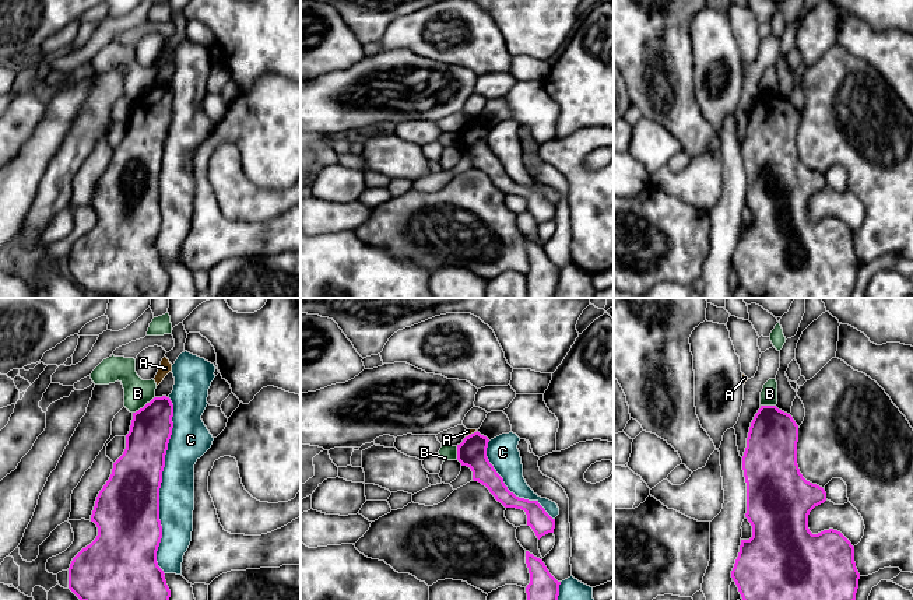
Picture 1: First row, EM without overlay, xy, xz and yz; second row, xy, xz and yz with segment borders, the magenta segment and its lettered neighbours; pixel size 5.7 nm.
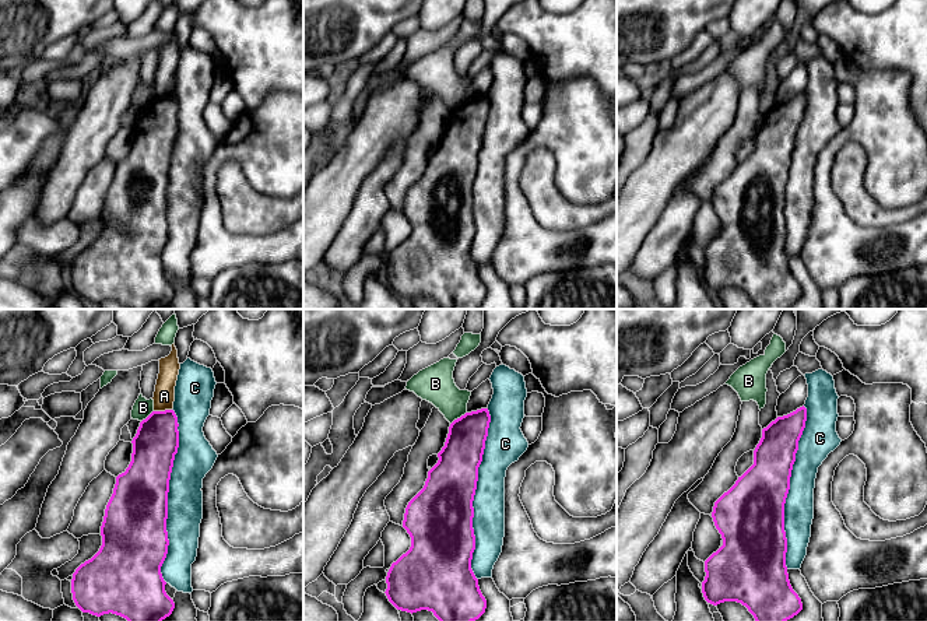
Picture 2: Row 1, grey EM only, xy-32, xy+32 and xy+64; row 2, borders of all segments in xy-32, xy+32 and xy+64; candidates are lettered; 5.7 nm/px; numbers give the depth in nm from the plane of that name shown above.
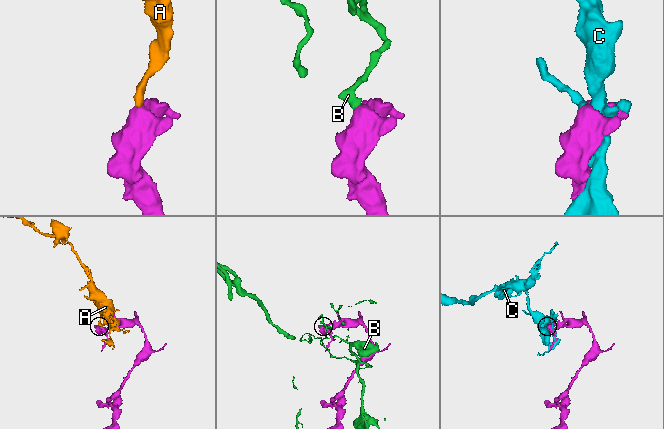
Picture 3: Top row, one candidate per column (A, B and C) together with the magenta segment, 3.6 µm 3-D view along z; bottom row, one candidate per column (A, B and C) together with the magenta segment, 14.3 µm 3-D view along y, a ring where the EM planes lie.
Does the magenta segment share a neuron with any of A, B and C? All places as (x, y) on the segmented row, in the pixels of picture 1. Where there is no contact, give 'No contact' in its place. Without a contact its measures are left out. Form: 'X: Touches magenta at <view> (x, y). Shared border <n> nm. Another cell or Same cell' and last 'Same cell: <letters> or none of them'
A: Touches magenta at xz (471, 434). Shared border 80 nm. Another cell
B: Touches magenta at xy (144, 406). Shared border 160 nm. Another cell
C: Touches magenta at xy (160, 486). Shared border 1000 nm. Another cell
Same cell: none of them

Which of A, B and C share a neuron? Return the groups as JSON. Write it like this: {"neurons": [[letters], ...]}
{"neurons": [["A"], ["B"], ["C"]]}

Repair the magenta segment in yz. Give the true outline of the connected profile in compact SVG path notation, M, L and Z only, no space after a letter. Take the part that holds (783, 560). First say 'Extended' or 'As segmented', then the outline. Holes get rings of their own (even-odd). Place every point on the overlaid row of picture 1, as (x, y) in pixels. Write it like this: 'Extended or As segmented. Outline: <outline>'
As segmented. Outline: M776 406L755 414L742 456L747 513L752 537L741 540L731 571L742 600L856 600L860 573L854 547L837 530L812 534L810 512L826 501L822 487L807 481L797 464L798 425Z

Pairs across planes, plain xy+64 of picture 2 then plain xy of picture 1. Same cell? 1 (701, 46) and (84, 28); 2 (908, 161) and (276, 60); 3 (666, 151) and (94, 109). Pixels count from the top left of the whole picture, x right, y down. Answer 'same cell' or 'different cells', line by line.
1: different cells
2: different cells
3: different cells

